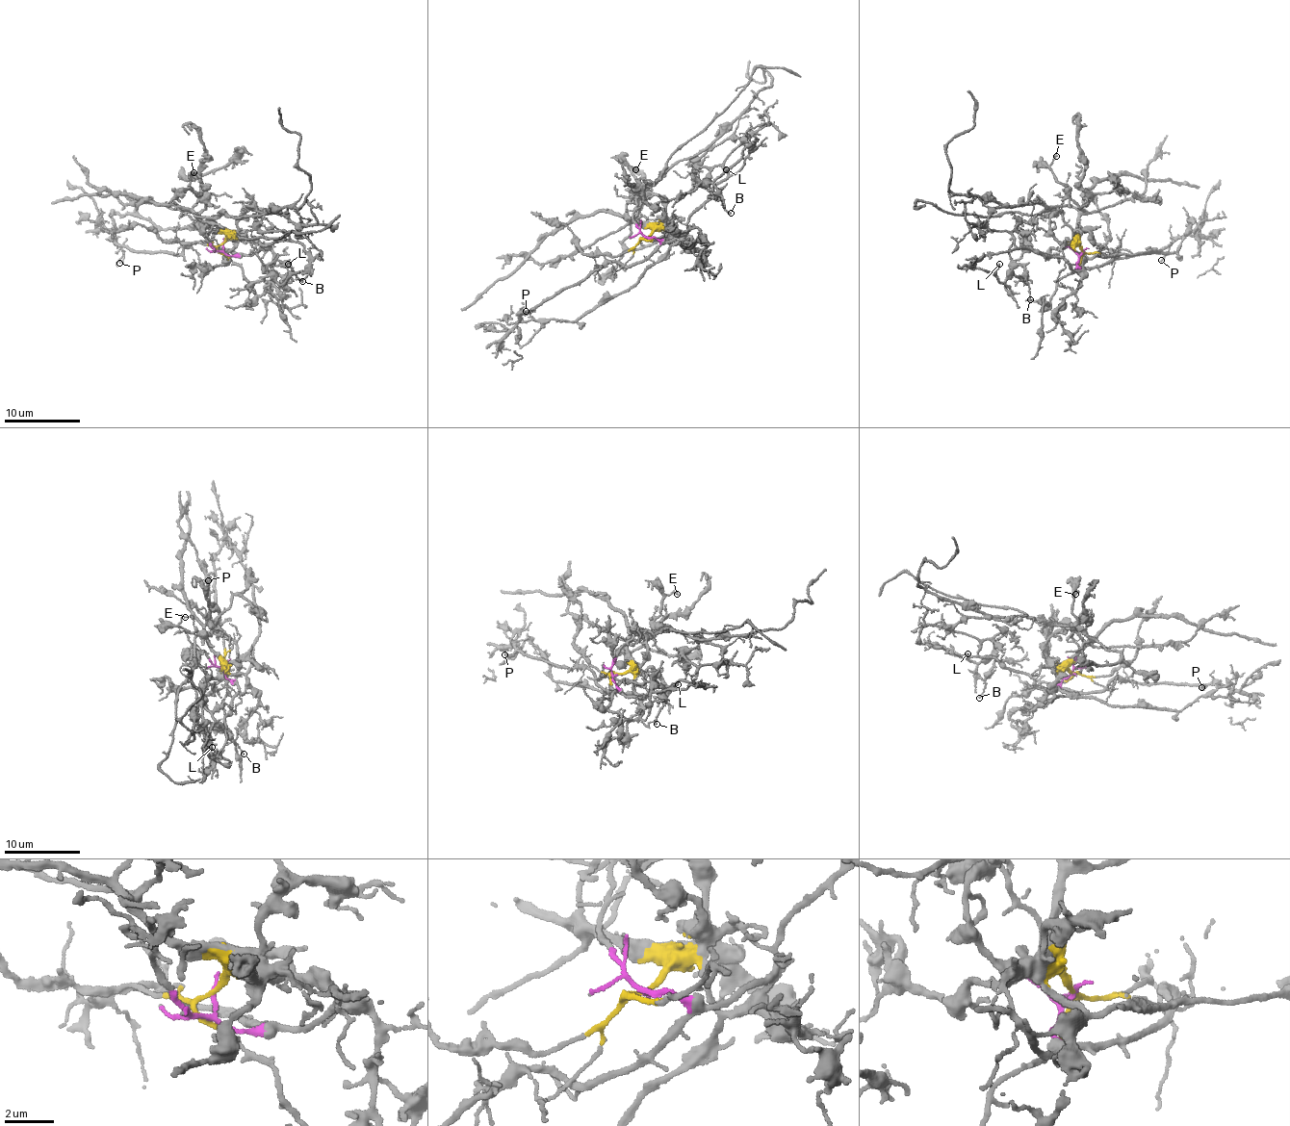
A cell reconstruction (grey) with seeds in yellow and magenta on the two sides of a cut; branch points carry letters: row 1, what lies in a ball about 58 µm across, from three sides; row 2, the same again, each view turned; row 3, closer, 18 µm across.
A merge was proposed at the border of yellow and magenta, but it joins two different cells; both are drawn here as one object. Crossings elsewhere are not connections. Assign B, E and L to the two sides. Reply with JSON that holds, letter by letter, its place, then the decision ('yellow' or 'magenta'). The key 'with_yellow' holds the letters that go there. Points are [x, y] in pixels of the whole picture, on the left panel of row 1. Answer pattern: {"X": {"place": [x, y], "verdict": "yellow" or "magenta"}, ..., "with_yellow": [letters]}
{"B": {"place": [302, 281], "verdict": "magenta"}, "E": {"place": [193, 172], "verdict": "yellow"}, "L": {"place": [288, 264], "verdict": "magenta"}, "with_yellow": ["E"]}

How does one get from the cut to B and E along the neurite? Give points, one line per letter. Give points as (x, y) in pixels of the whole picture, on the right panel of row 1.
B: (1083, 252), (1076, 271), (1060, 257), (1019, 247), (984, 255), (972, 267), (1003, 282), (1018, 265), (1030, 300)
E: (1083, 252), (1078, 233), (1082, 208), (1049, 166), (1056, 156)

